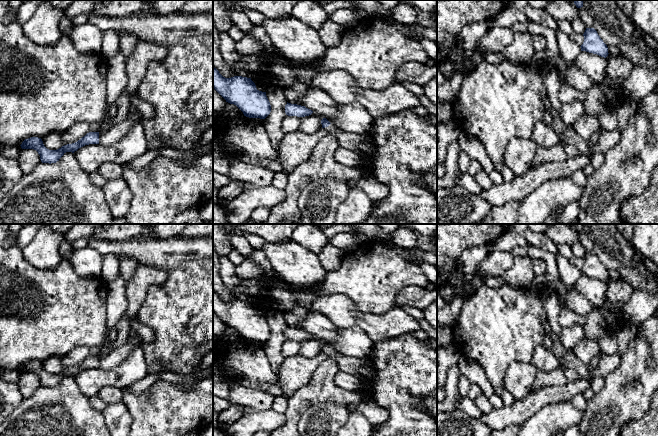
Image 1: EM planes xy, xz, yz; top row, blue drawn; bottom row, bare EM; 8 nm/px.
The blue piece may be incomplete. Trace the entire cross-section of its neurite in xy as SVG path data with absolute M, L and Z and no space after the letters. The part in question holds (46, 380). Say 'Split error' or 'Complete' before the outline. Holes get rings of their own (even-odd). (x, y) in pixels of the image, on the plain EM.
Complete. M89 356L80 364L75 367L67 368L62 370L57 374L47 373L41 362L31 361L25 363L20 369L22 373L34 373L40 379L40 384L42 387L56 387L59 383L66 377L74 377L79 372L89 369L89 368L99 368L99 356Z

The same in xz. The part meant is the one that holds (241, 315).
Complete. M213 291L213 312L226 326L236 329L246 341L265 343L271 336L266 316L259 315L251 302L225 302Z

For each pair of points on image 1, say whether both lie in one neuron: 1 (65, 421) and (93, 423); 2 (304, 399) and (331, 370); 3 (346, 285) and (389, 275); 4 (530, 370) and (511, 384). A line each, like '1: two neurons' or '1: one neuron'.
1: one neuron
2: one neuron
3: one neuron
4: one neuron

